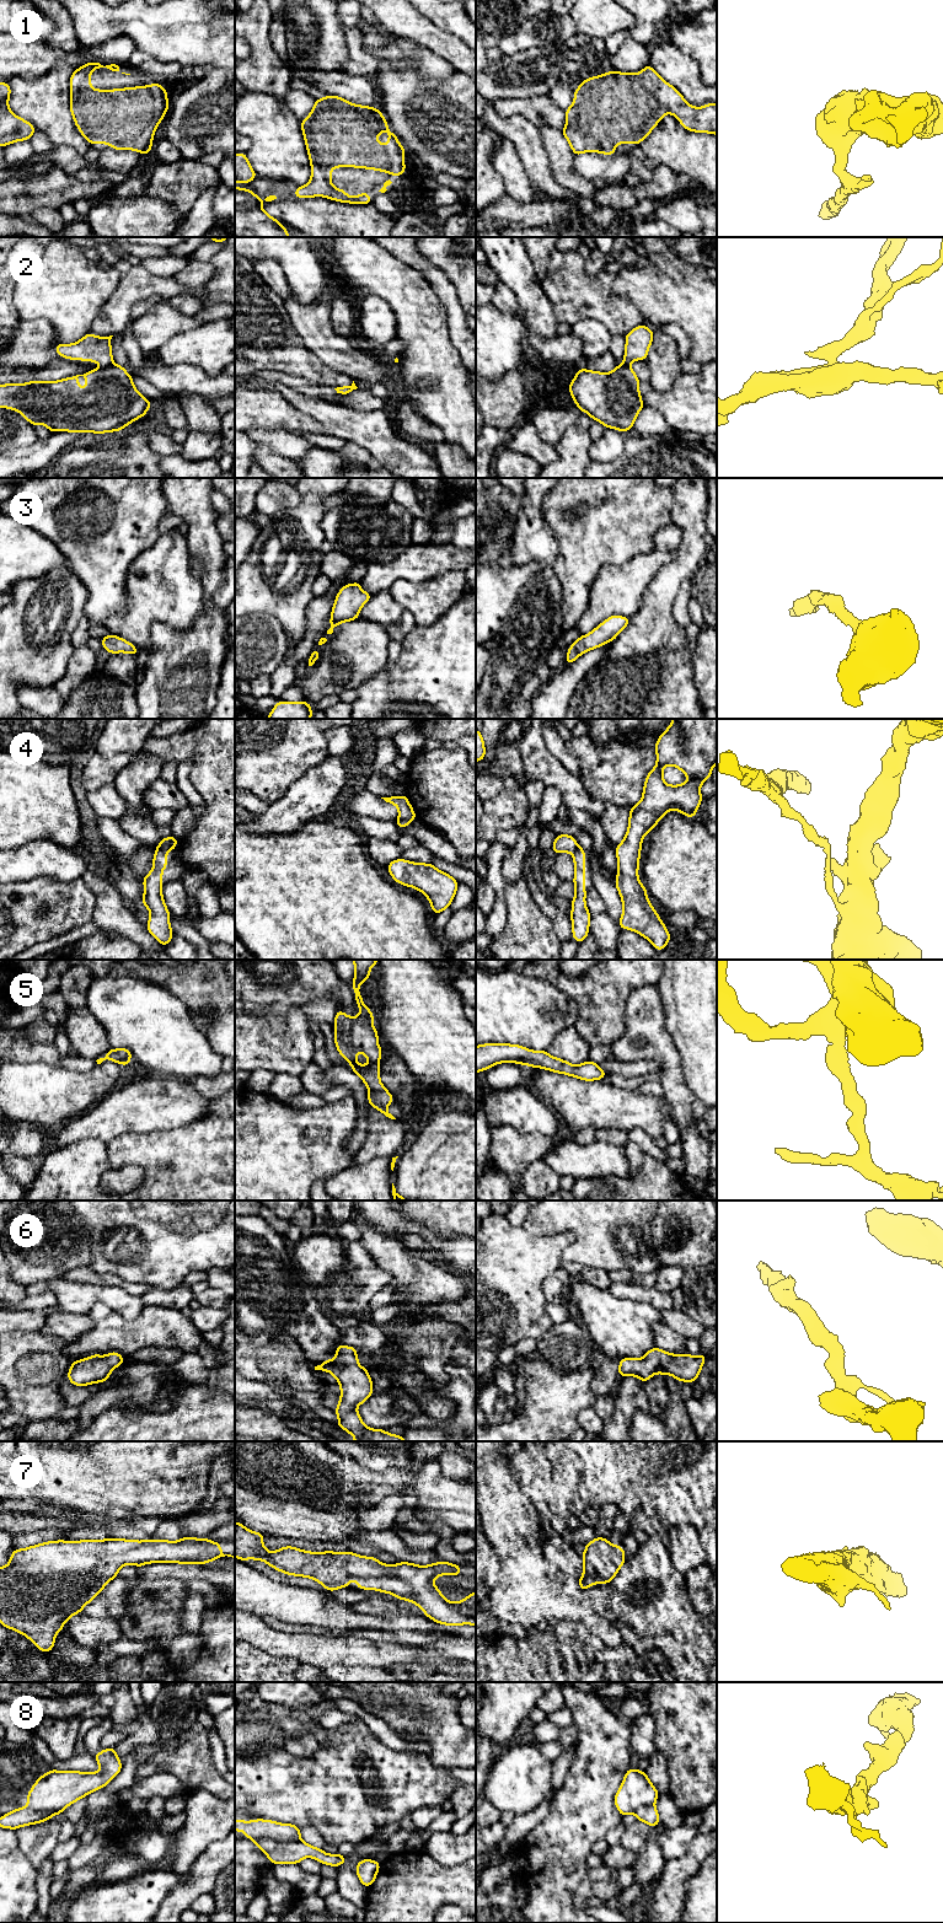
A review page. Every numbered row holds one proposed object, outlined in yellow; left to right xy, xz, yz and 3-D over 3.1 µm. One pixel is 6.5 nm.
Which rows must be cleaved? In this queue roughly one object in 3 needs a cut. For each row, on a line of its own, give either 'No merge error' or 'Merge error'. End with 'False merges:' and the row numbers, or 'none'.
1: No merge error
2: Merge error
3: No merge error
4: Merge error
5: No merge error
6: No merge error
7: No merge error
8: No merge error
False merges: 2, 4

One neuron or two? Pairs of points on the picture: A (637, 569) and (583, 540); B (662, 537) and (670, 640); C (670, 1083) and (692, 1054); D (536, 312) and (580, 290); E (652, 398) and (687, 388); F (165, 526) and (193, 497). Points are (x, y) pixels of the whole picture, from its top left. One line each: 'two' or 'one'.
A: two
B: two
C: two
D: two
E: one
F: two

